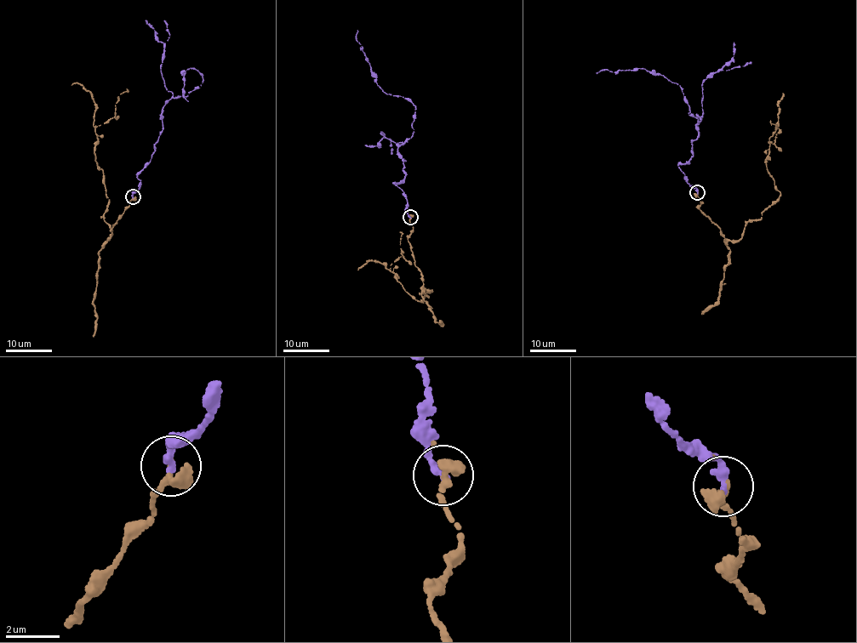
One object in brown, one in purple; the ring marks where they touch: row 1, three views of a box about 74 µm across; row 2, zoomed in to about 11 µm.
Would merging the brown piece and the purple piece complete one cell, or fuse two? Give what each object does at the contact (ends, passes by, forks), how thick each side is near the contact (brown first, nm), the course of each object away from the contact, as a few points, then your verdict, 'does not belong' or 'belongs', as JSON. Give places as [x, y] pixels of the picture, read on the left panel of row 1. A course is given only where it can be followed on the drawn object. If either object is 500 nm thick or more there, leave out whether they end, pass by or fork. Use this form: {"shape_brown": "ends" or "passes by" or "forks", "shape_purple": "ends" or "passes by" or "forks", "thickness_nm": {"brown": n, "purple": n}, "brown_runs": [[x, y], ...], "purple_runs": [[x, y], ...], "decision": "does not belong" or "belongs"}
{"shape_brown": "passes by", "shape_purple": "ends", "thickness_nm": {"brown": 200, "purple": 360}, "brown_runs": [[132, 196], [105, 242], [111, 232], [104, 216], [109, 201], [94, 153], [95, 128], [115, 115], [127, 88]], "purple_runs": [[132, 196], [162, 128], [162, 108], [202, 83], [202, 74], [191, 68], [181, 71], [187, 101]], "decision": "belongs"}

